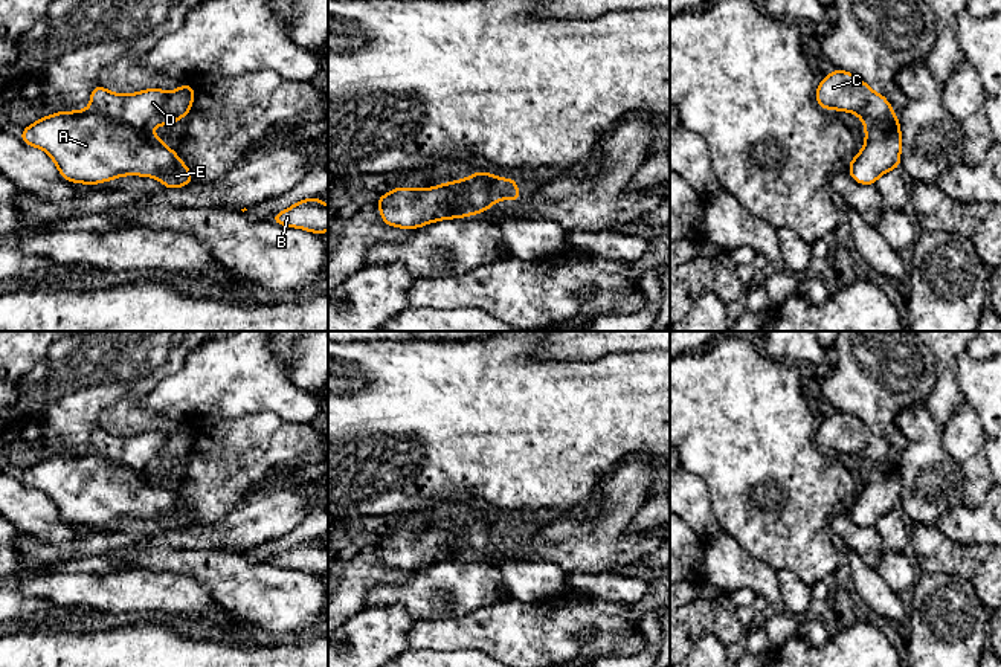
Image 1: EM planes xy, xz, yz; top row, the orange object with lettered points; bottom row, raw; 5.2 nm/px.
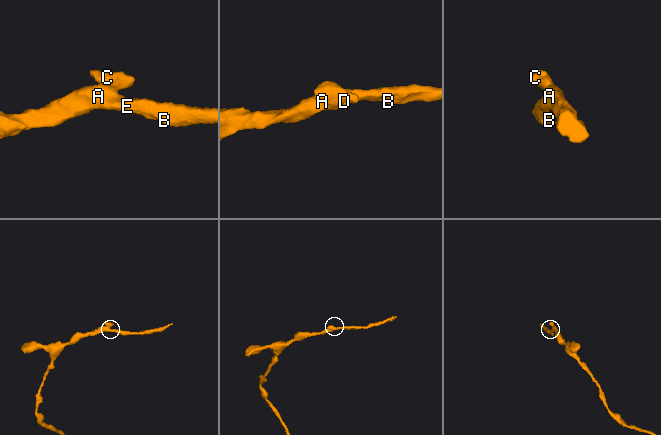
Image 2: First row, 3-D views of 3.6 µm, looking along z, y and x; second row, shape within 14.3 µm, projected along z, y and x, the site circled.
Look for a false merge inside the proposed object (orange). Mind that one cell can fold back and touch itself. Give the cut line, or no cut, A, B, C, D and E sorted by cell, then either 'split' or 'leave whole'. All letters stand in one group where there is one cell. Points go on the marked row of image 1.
xy (89, 109), (125, 121), (136, 133), (147, 133) | A B E / C D | split

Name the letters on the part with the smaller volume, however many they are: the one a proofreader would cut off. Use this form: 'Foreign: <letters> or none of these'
Foreign: C, D

